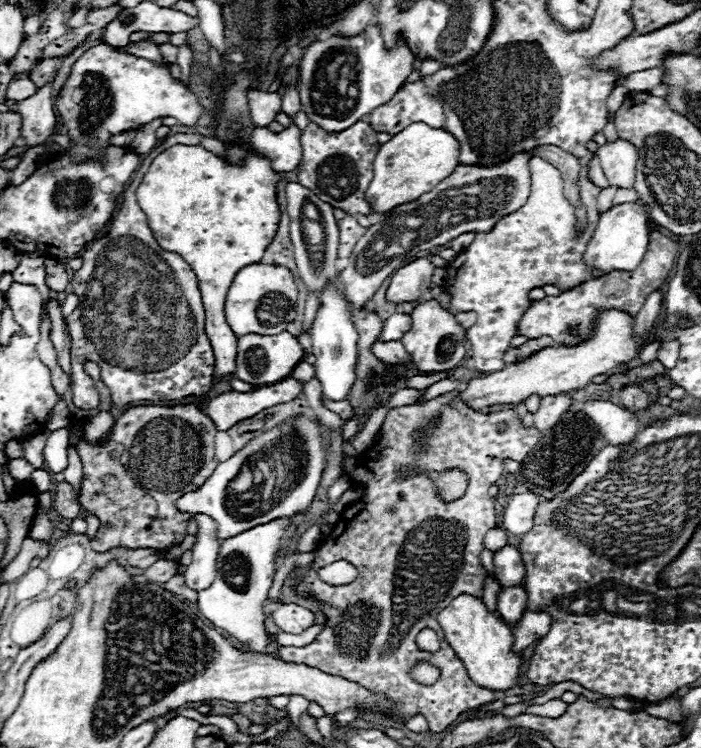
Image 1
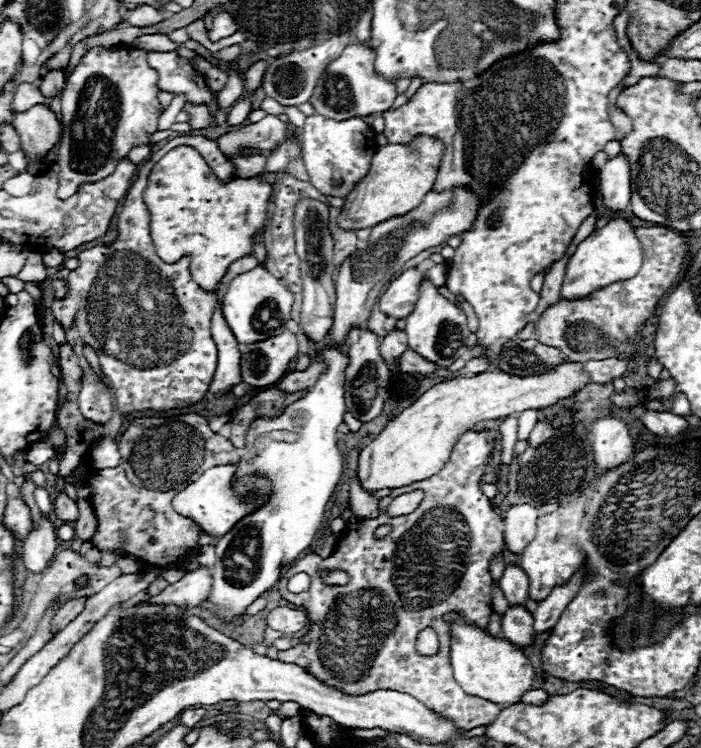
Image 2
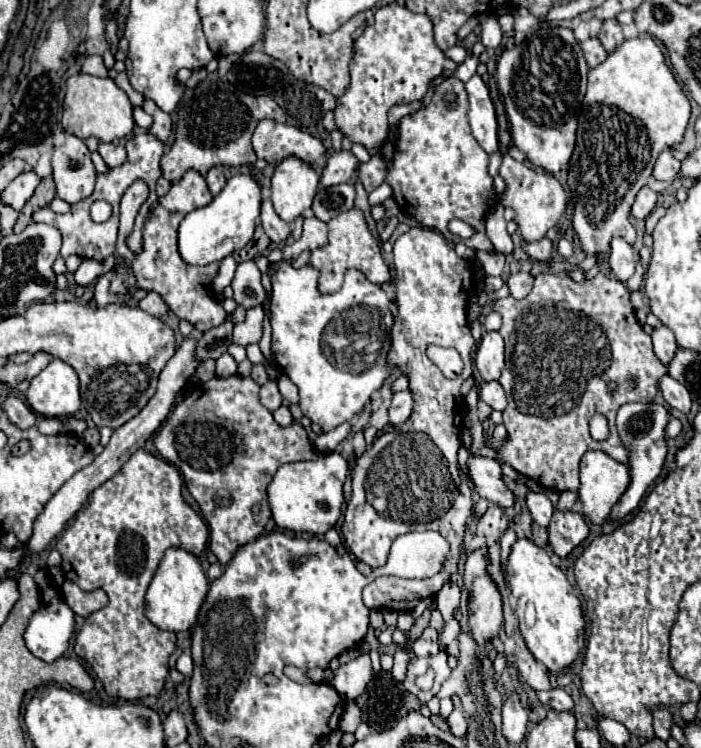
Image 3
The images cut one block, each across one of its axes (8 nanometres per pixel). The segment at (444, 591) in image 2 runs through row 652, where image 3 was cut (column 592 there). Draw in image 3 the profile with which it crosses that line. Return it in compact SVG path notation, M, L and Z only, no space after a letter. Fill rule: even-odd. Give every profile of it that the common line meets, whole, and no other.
M602 272L580 284L568 276L538 274L532 292L526 298L516 300L508 296L496 300L494 310L502 316L500 336L506 344L506 366L498 380L508 396L508 408L504 412L508 440L504 448L498 450L502 460L536 484L556 492L578 490L578 462L586 450L602 450L614 460L626 464L626 448L622 448L614 428L616 410L626 402L654 400L658 380L666 374L666 370L654 356L650 336L644 334L636 320L630 304L630 292L624 288L624 284L608 278ZM630 376L638 380L634 388L630 386ZM594 414L608 418L610 436L602 442L590 436L590 420Z

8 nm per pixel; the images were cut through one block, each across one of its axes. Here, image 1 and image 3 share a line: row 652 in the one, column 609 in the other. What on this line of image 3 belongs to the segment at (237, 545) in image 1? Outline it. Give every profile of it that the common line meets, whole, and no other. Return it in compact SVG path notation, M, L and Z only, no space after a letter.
M614 238L612 240L612 250L610 250L608 264L610 264L610 270L614 272L614 276L620 282L626 282L634 274L634 266L636 266L634 248L626 240Z

